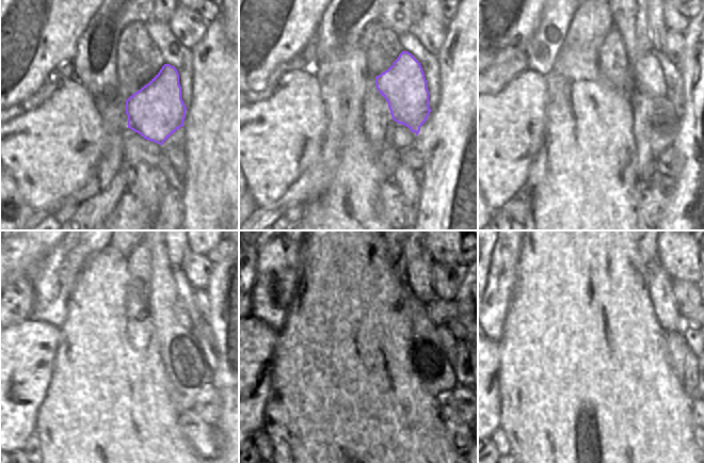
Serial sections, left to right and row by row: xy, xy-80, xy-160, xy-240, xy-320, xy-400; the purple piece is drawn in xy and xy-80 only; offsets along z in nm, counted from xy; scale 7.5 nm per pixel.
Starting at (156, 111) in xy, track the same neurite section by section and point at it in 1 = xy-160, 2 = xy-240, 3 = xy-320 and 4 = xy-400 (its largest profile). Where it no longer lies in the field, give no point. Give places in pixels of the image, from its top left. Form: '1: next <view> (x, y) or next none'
1: next xy-160 (648, 73)
2: next xy-240 (188, 314)
3: next xy-320 (440, 312)
4: next xy-400 (694, 318)

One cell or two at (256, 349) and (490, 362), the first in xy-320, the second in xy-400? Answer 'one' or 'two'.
one

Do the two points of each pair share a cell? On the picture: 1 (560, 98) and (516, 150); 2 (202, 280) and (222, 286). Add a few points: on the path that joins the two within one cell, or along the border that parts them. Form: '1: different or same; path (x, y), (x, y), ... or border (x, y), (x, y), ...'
1: different; border (548, 91), (546, 138), (544, 140)
2: different; border (216, 265), (209, 284), (206, 287)

